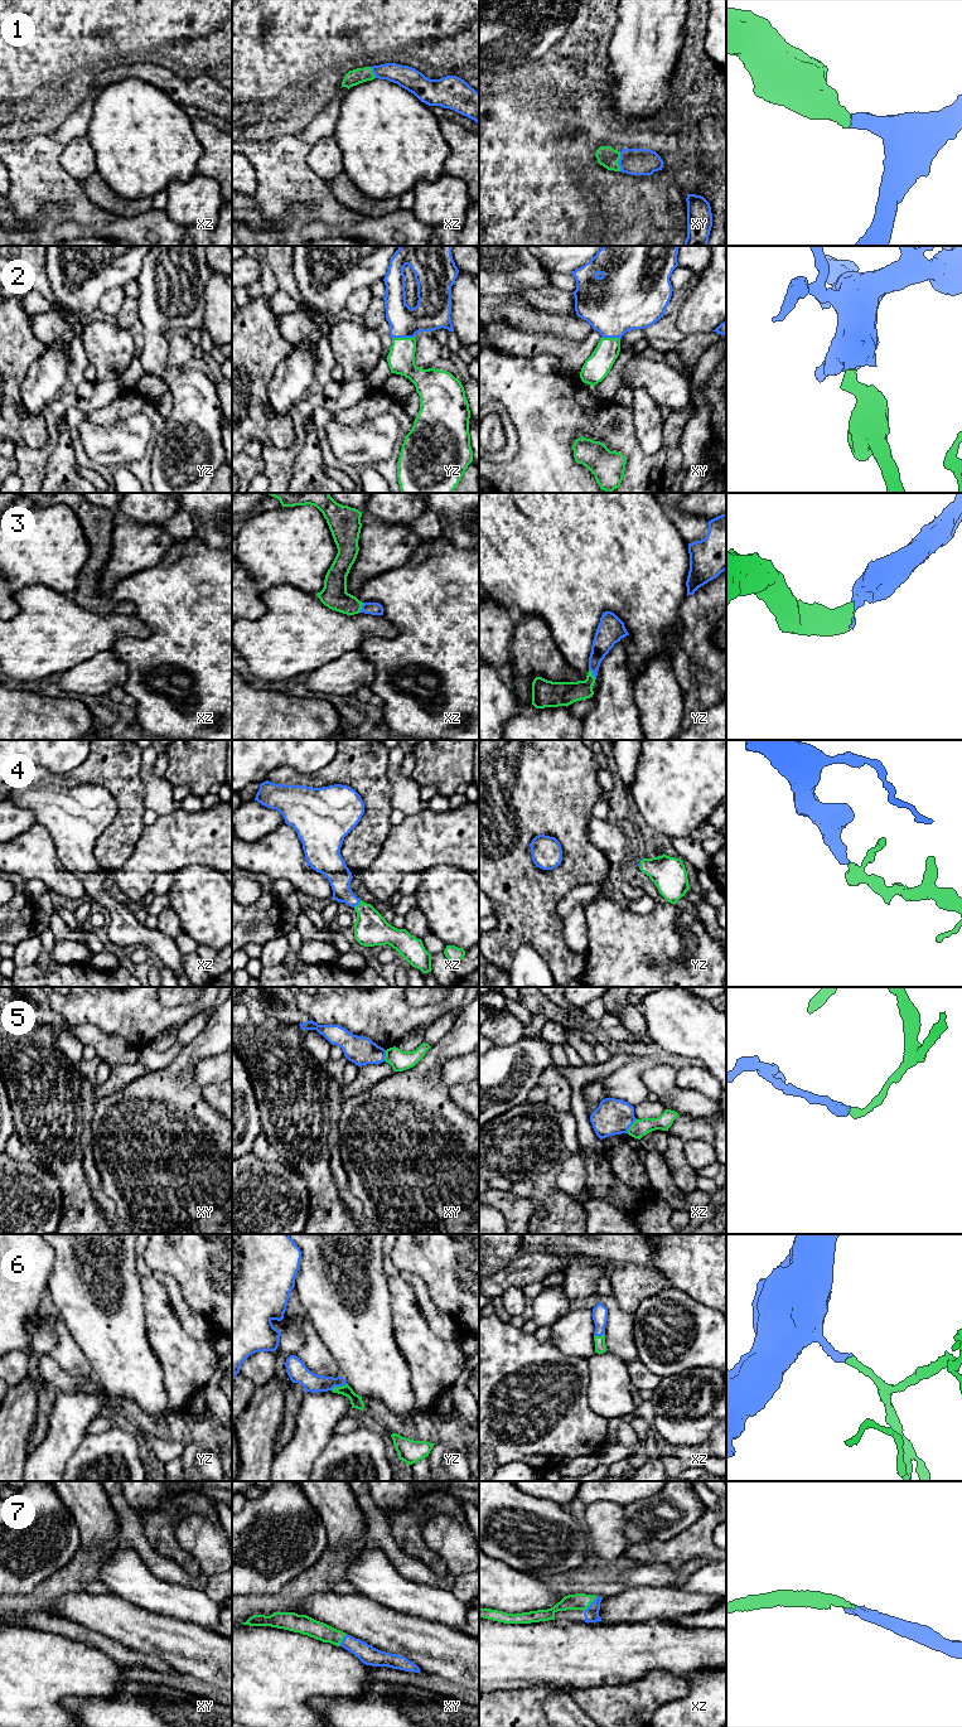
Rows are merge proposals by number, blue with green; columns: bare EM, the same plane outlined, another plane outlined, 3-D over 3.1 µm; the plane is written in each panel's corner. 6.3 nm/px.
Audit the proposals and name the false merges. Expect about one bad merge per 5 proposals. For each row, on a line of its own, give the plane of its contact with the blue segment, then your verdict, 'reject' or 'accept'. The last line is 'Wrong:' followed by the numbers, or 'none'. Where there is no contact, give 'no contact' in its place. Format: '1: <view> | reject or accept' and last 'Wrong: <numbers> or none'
1: xy | accept
2: yz | accept
3: xz | accept
4: xz | accept
5: xz | reject
6: yz | accept
7: xz | accept
Wrong: 5

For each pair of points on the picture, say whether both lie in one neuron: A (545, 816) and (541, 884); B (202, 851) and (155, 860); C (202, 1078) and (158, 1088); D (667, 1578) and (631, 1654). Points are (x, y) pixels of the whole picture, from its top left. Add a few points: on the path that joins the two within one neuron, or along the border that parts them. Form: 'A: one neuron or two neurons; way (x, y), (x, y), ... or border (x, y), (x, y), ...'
A: one neuron; way (528, 832), (522, 838), (522, 865), (525, 867)
B: one neuron; way (191, 851), (167, 851)
C: two neurons; border (213, 1056), (194, 1067), (194, 1080), (201, 1087)
D: two neurons; border (634, 1585), (672, 1585), (680, 1588)

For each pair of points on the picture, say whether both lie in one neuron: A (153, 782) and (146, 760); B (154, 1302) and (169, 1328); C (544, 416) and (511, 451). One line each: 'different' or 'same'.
A: same
B: same
C: different

